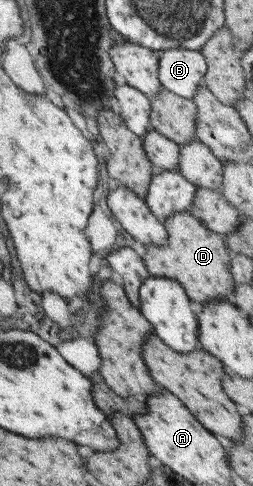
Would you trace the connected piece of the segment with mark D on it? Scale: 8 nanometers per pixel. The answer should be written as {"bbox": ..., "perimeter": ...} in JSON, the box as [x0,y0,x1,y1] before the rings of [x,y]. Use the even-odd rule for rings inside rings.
{"bbox":[141,211,235,303],"perimeter":[[[178,211],[168,215],[162,225],[167,234],[164,245],[144,245],[145,253],[141,257],[144,266],[152,277],[164,277],[177,281],[186,295],[198,303],[208,299],[233,297],[235,281],[230,272],[230,257],[224,245],[224,237],[205,229],[188,211]]]}

